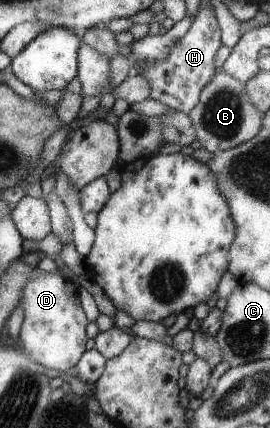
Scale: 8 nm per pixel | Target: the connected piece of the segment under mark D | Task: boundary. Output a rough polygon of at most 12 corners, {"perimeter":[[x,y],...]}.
{"perimeter":[[41,273],[24,286],[23,353],[65,373],[85,354],[77,287]]}

